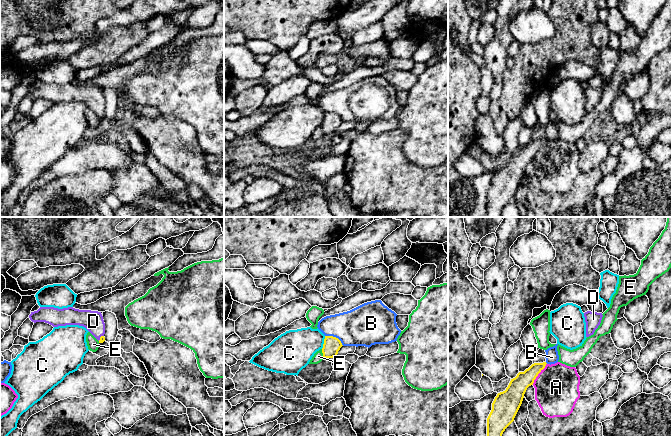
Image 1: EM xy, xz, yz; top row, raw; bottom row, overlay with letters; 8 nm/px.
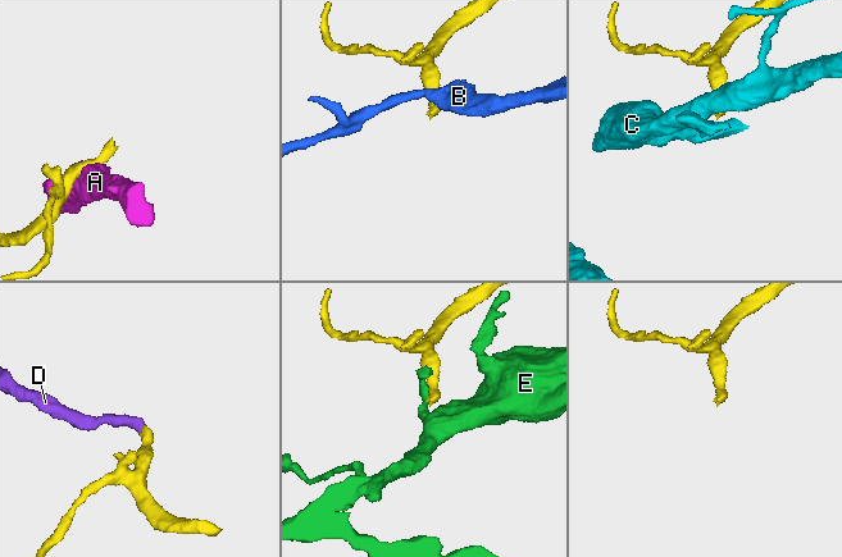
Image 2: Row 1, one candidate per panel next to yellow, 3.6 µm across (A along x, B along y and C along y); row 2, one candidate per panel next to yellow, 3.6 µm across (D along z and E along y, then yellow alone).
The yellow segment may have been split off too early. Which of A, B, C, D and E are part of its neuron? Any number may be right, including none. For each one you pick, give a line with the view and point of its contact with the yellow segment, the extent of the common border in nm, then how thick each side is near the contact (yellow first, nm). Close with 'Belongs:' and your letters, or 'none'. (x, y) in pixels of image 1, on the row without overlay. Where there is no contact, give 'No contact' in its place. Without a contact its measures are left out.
D: Touches yellow at xy (100, 113). Shared border 60 nm. Thickness 50 nm (yellow) against 160 nm
Belongs: D

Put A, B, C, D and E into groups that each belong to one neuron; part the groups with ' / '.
A / B / C / D / E

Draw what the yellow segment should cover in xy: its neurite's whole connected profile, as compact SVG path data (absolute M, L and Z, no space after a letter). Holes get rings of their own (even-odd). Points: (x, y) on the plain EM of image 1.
M40 83L31 88L29 94L32 98L45 98L53 103L66 101L79 101L85 103L98 117L105 117L105 99L101 88L79 86L73 83L58 85L54 83Z

